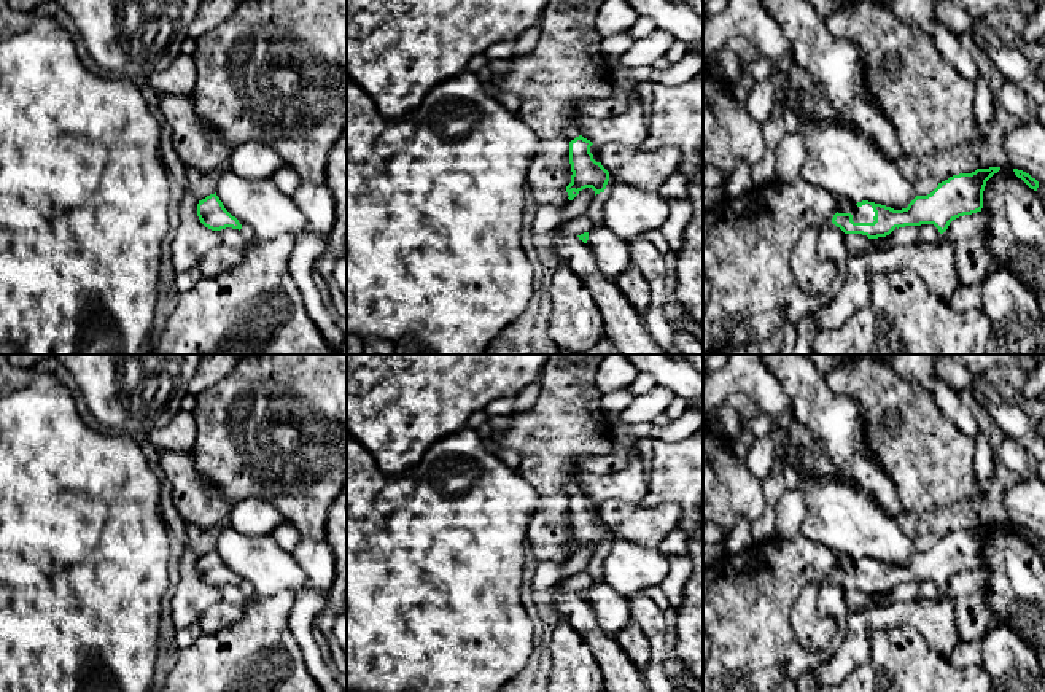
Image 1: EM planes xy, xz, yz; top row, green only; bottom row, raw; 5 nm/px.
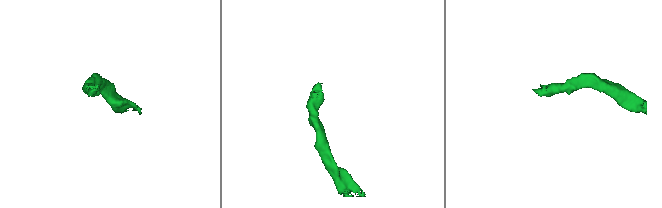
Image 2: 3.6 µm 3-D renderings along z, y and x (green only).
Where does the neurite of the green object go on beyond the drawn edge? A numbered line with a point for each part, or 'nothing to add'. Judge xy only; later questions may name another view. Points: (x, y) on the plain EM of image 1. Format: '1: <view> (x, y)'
nothing to add

